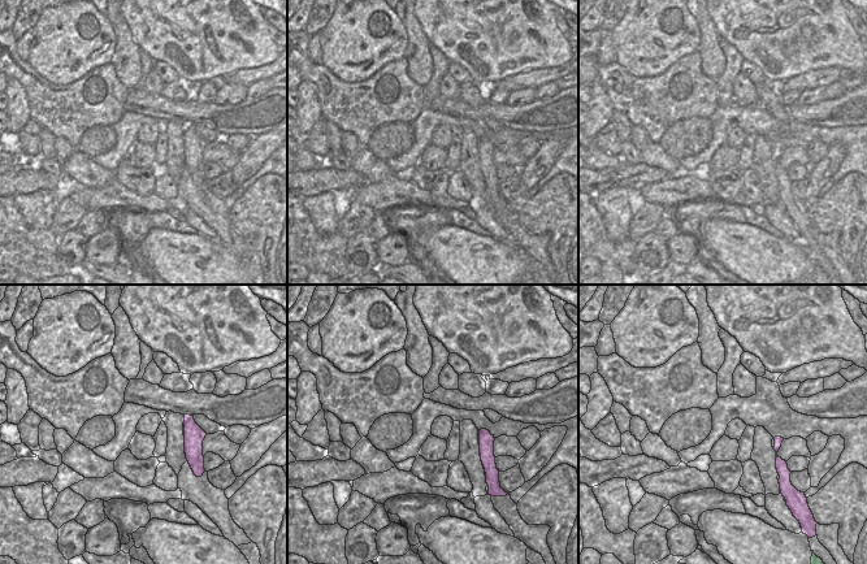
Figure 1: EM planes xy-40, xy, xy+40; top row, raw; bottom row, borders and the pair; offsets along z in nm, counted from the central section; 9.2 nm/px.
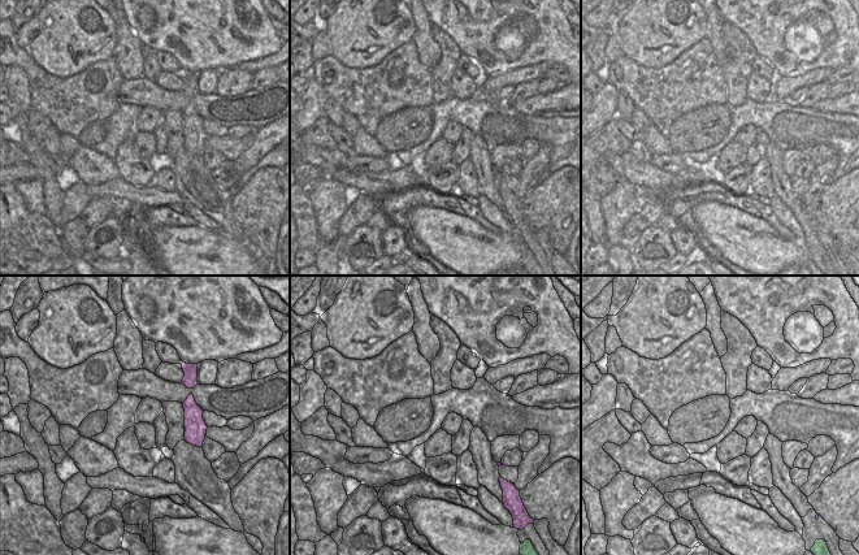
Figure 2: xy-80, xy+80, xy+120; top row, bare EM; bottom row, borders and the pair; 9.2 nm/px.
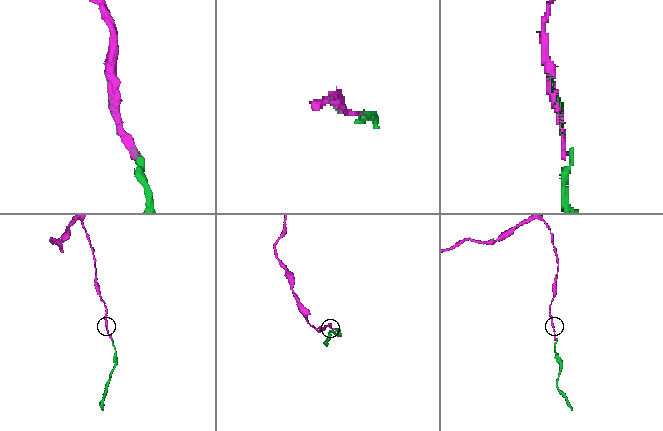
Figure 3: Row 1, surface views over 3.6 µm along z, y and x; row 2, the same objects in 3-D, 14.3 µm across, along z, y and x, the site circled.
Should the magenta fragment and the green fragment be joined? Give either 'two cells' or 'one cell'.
two cells

